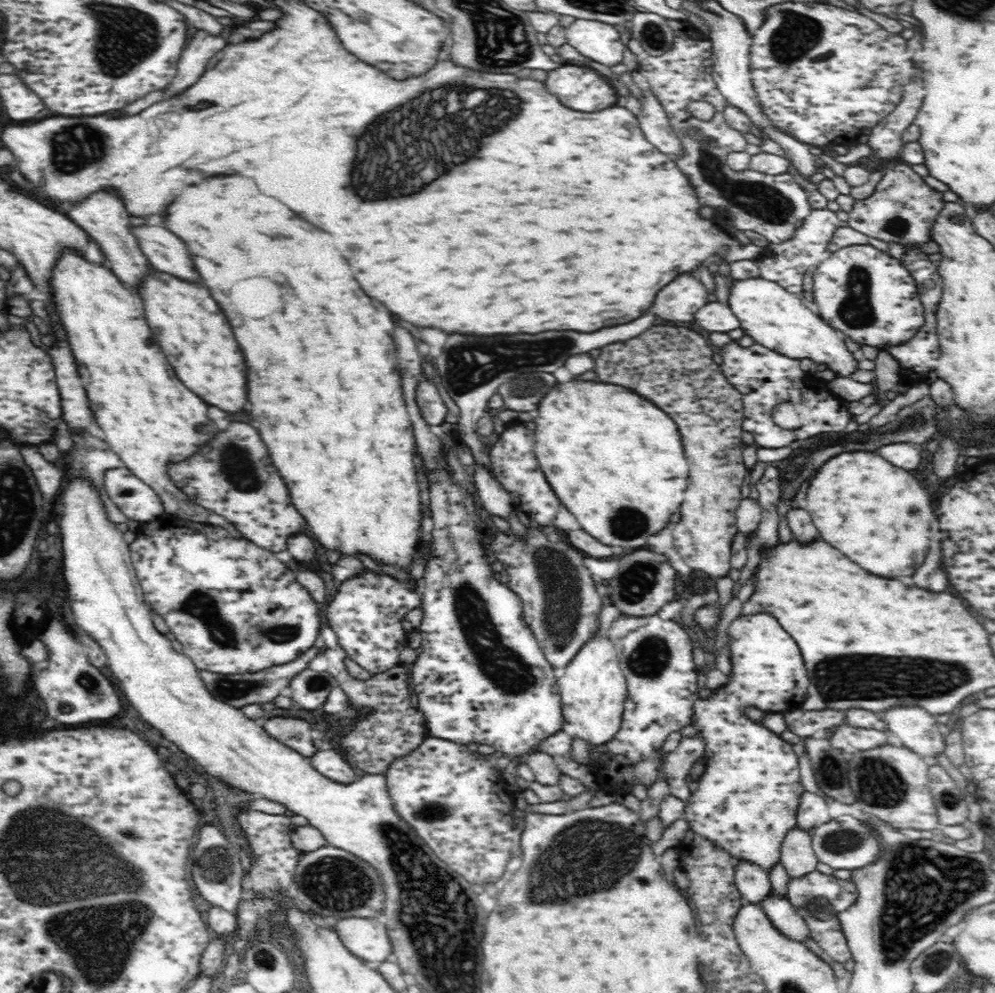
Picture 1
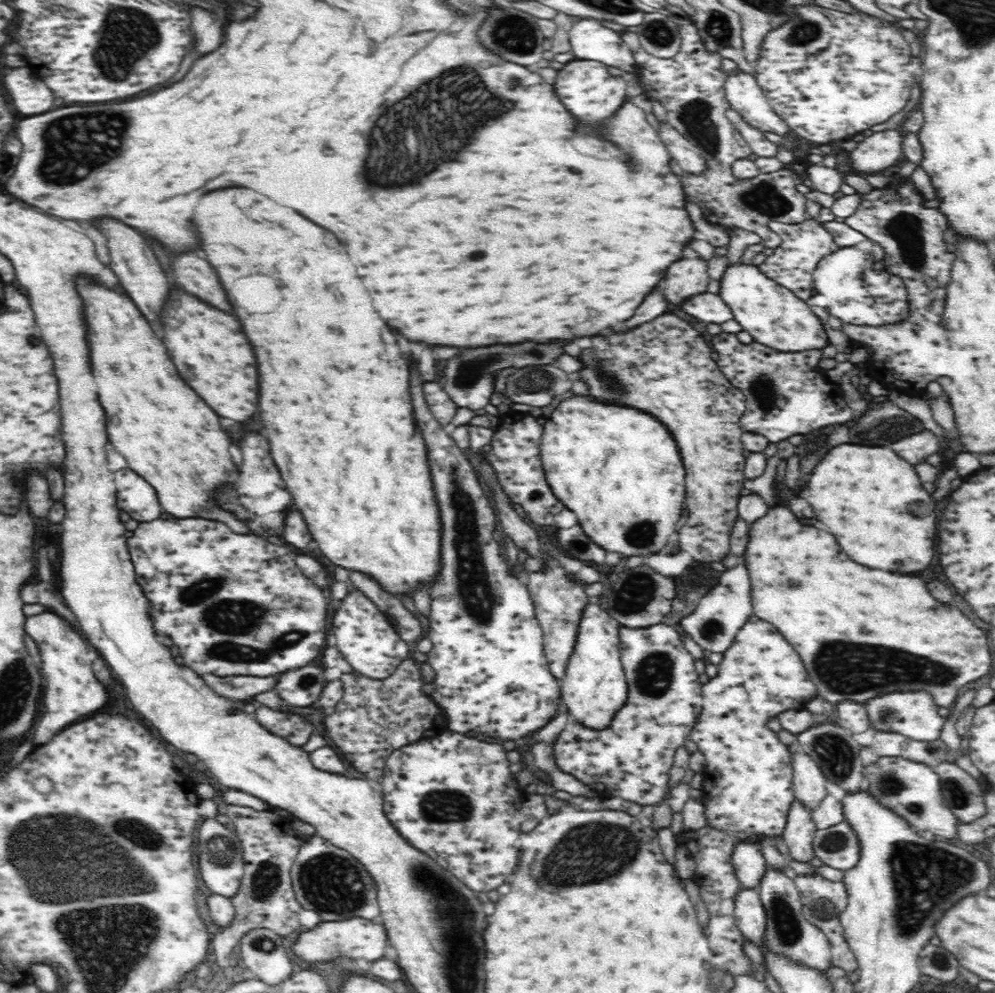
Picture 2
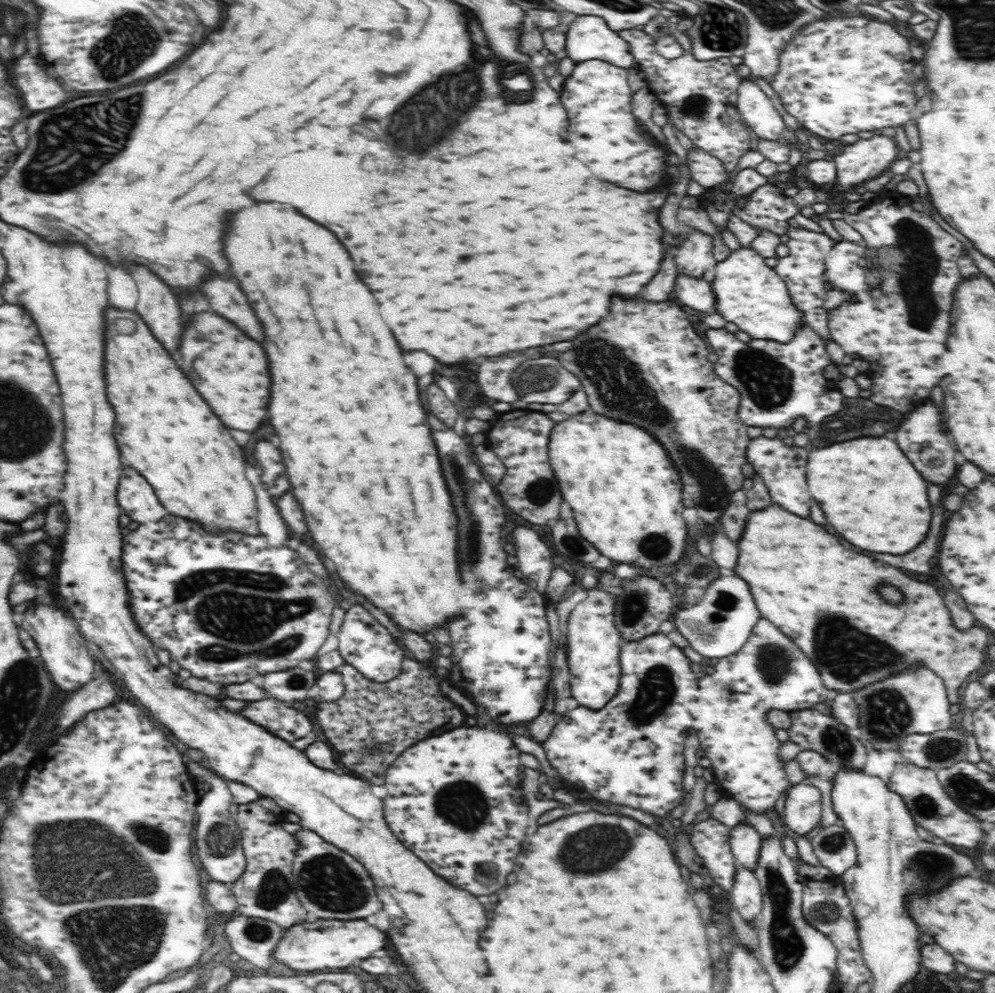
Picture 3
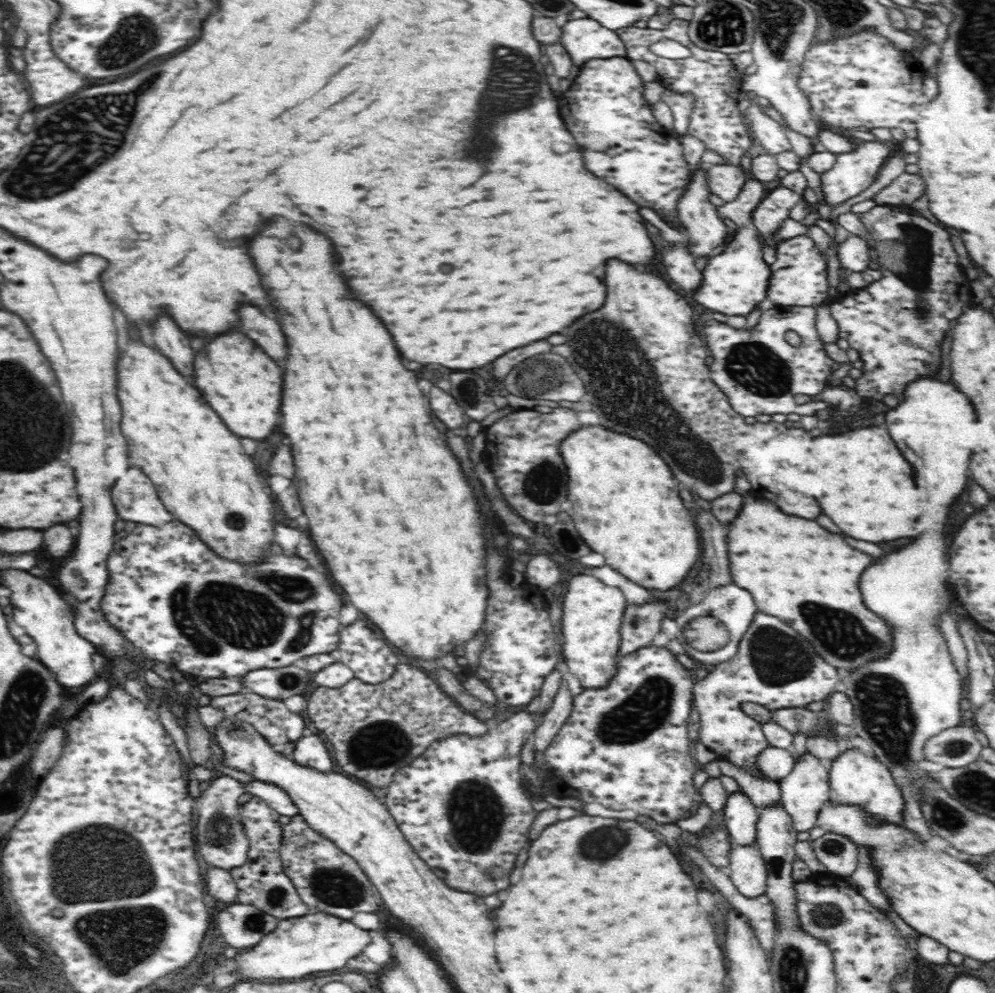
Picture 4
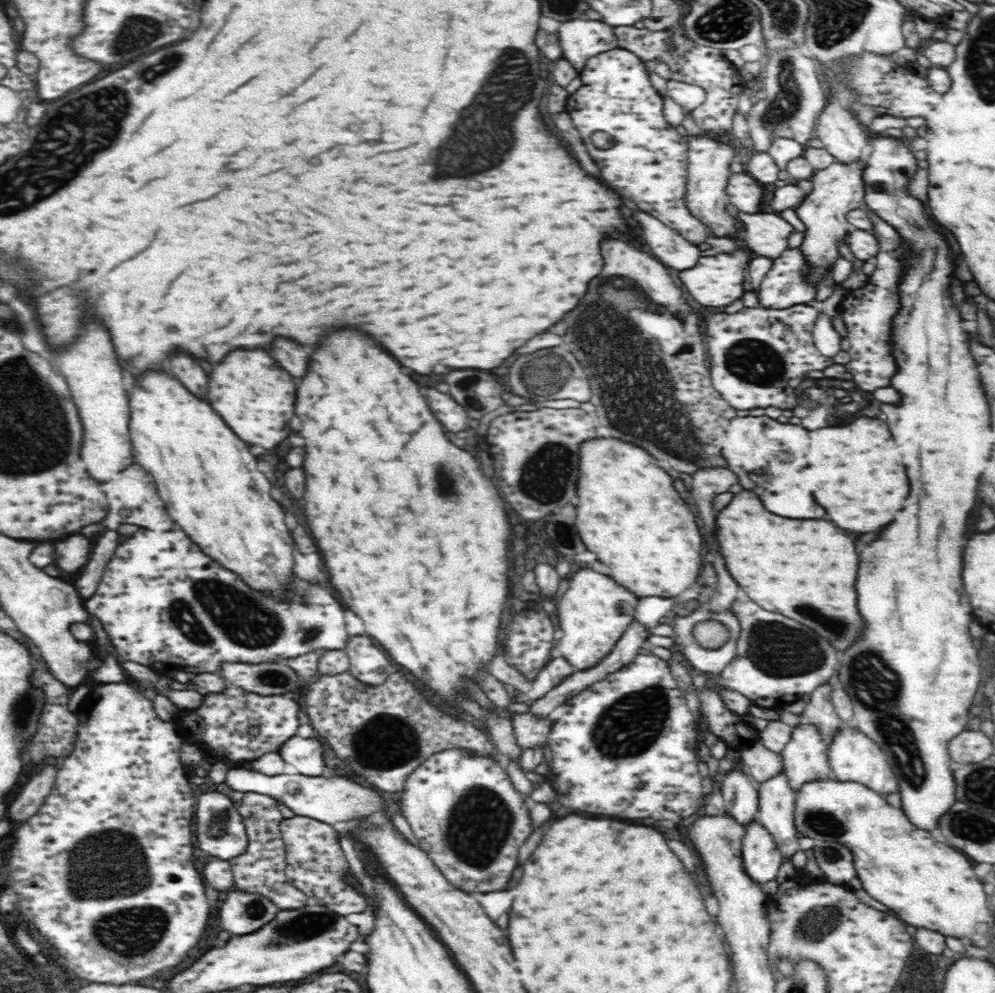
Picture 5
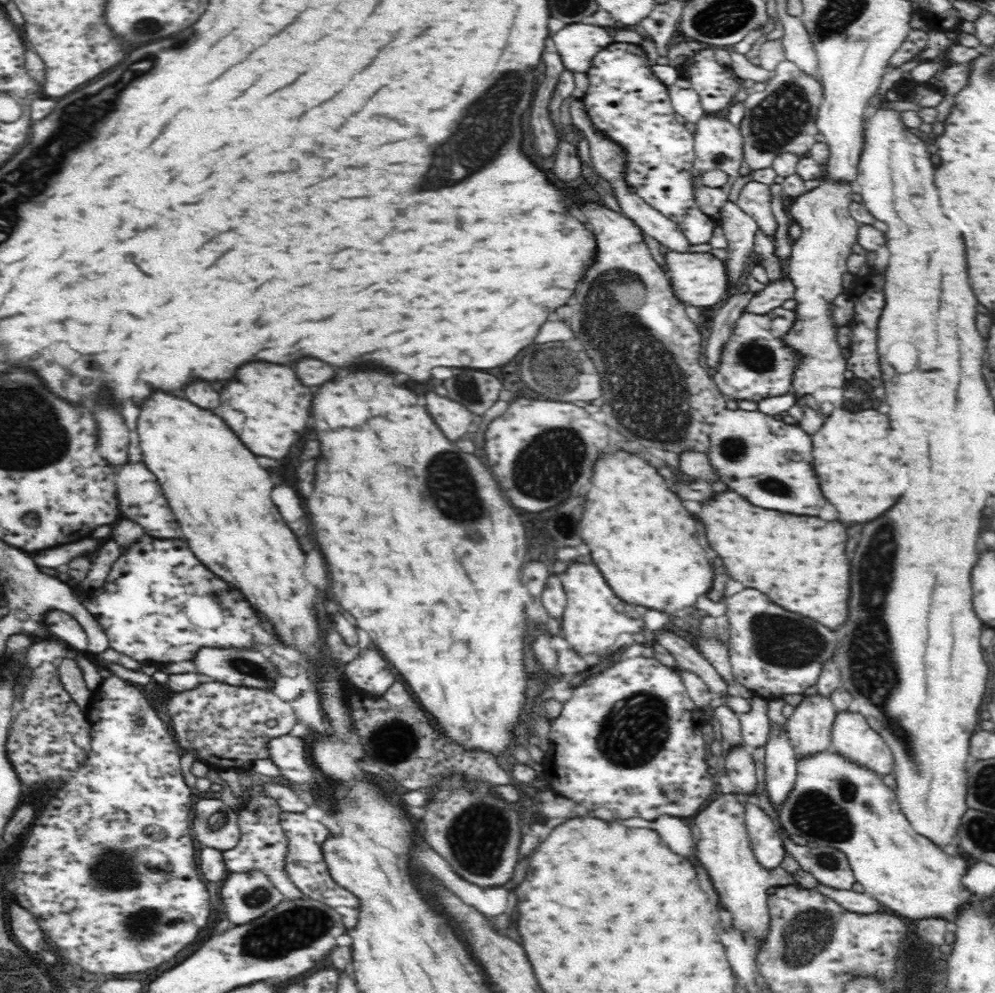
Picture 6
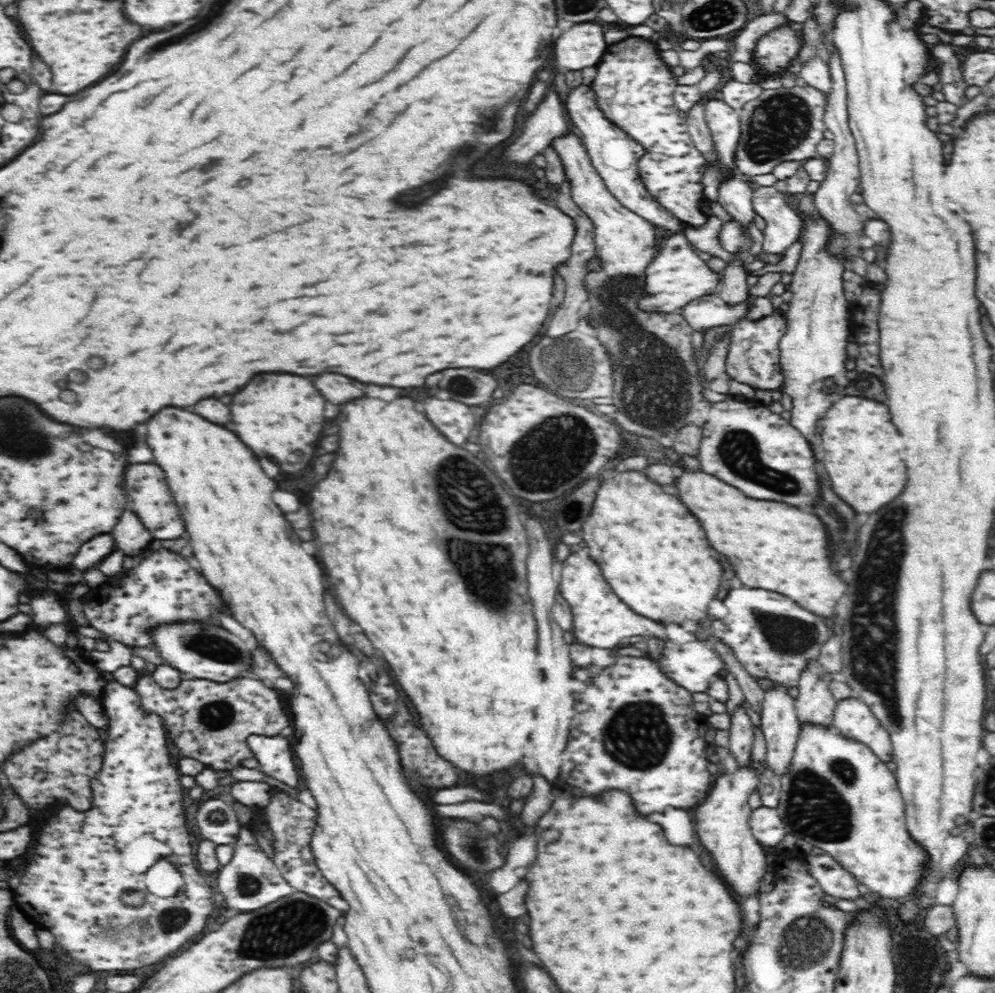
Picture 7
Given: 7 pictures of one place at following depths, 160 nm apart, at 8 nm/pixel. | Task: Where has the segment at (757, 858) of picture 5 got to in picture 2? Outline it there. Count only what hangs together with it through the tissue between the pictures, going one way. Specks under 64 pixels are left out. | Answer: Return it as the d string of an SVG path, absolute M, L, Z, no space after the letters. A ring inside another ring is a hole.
M741 886L735 899L735 922L742 936L750 938L758 946L765 941L766 910L760 901L758 888Z

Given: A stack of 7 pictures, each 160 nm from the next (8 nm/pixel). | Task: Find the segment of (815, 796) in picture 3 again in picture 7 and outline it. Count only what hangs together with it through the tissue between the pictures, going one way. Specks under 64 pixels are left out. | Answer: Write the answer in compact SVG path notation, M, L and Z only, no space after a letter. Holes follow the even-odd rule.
M812 658L807 661L807 666L804 666L800 674L795 707L797 720L801 724L811 722L812 725L833 726L837 699L824 680L824 672L818 658Z

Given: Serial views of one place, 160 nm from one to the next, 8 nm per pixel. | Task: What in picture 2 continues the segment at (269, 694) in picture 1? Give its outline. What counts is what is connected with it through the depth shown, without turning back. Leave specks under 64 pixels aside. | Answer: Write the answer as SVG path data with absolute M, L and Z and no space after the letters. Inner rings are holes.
M203 674L202 679L220 697L230 698L232 701L246 700L254 694L272 690L276 684L276 678L252 678L252 676L236 676L236 678L224 678L213 674Z

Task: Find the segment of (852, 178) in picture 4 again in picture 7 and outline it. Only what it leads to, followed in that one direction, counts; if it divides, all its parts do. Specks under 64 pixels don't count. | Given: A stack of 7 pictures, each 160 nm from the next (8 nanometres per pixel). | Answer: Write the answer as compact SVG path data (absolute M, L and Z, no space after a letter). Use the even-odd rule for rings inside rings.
M825 218L818 222L805 220L801 235L801 256L796 271L790 278L790 291L794 298L789 302L787 329L780 339L780 360L783 372L782 392L792 397L793 408L789 422L806 440L816 438L818 424L824 412L832 406L830 398L822 402L812 402L816 396L824 396L822 383L830 380L837 388L845 388L850 383L846 377L846 344L853 332L851 303L844 294L844 261L829 255L826 251L831 230Z

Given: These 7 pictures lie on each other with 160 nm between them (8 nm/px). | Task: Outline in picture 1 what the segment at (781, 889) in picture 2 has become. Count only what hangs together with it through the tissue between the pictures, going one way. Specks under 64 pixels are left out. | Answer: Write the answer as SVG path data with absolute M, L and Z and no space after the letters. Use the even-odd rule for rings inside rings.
M770 890L767 898L759 904L770 923L787 938L800 941L802 944L808 938L812 938L812 931L809 930L804 918L798 915L796 907L792 907L788 896L784 897L783 894Z

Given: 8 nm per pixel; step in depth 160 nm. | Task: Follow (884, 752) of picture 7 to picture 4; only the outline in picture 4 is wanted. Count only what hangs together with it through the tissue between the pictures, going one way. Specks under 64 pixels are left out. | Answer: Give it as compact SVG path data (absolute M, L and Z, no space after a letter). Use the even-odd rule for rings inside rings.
M857 747L840 752L832 760L832 766L829 769L829 785L832 792L831 800L842 804L859 804L878 820L903 824L902 810L905 802L902 791L896 785L891 770L872 752L865 752Z

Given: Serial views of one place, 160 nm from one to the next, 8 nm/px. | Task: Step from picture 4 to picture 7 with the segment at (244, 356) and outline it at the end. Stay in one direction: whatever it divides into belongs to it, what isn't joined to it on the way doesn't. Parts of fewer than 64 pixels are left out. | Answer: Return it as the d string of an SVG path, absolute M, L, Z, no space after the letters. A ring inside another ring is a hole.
M260 374L252 378L246 388L234 394L232 422L238 438L262 458L272 458L280 464L308 466L314 458L316 440L326 424L324 420L324 396L316 394L310 378L294 374Z

